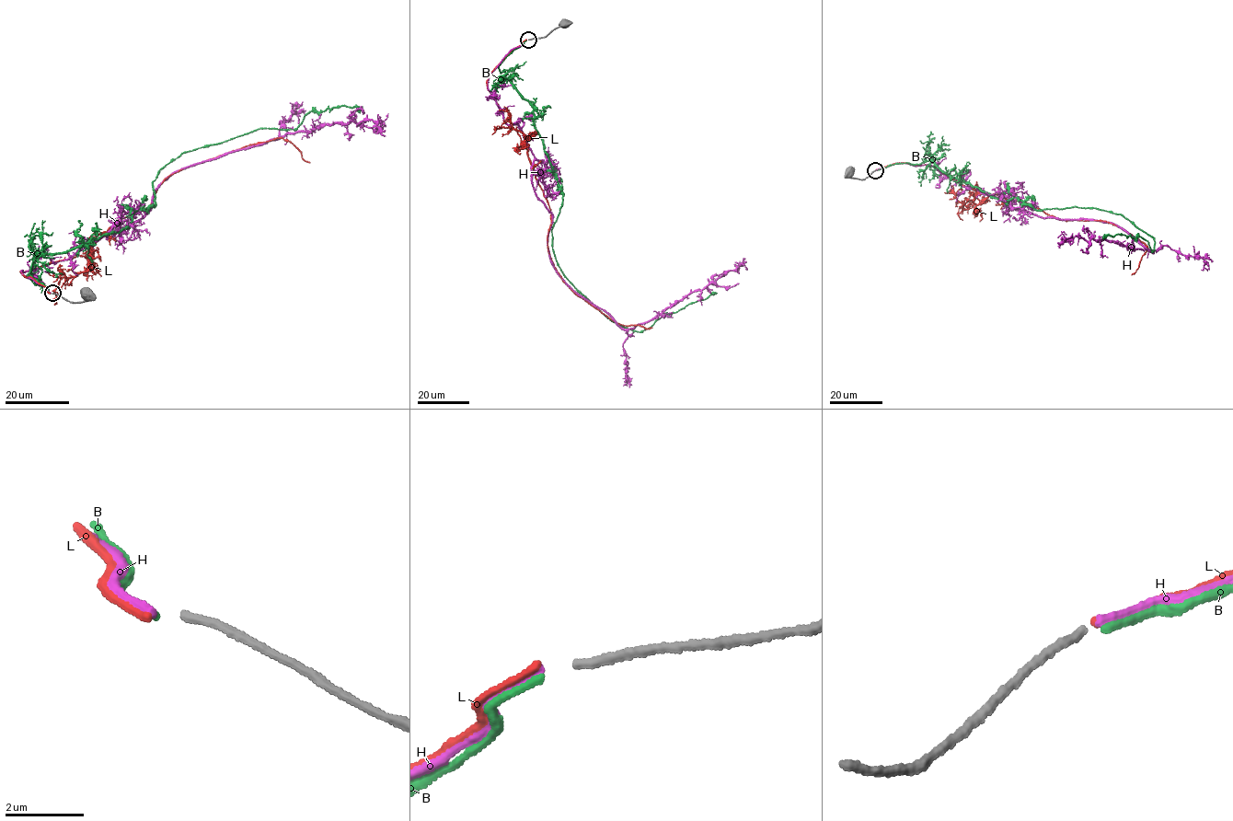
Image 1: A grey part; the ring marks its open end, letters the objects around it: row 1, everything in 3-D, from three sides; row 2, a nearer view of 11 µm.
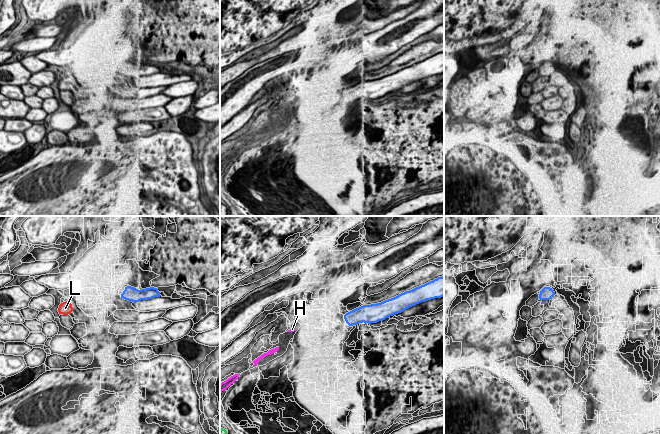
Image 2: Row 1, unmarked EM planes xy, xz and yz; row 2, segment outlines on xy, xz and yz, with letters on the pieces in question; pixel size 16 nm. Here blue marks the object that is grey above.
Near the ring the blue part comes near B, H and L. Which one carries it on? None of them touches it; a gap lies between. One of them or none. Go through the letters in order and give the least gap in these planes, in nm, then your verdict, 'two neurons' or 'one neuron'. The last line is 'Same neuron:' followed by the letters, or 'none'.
B: 2600 nm | two neurons
H: 800 nm | one neuron
L: 800 nm | two neurons
Same neuron: H

